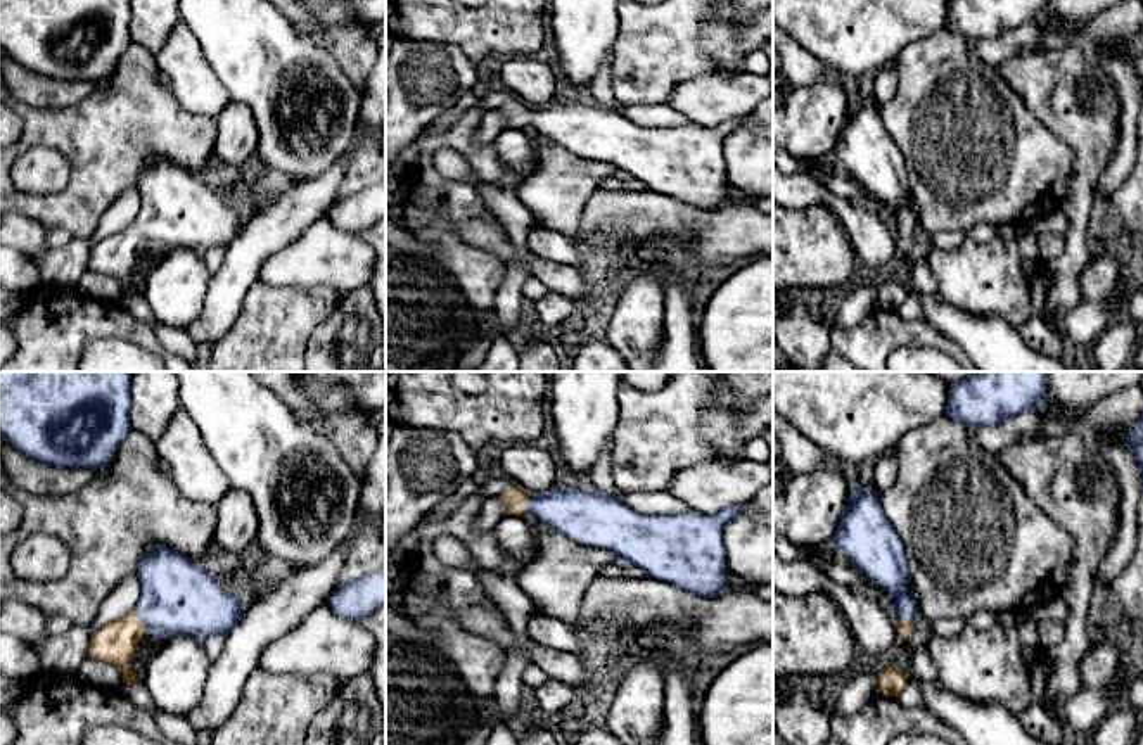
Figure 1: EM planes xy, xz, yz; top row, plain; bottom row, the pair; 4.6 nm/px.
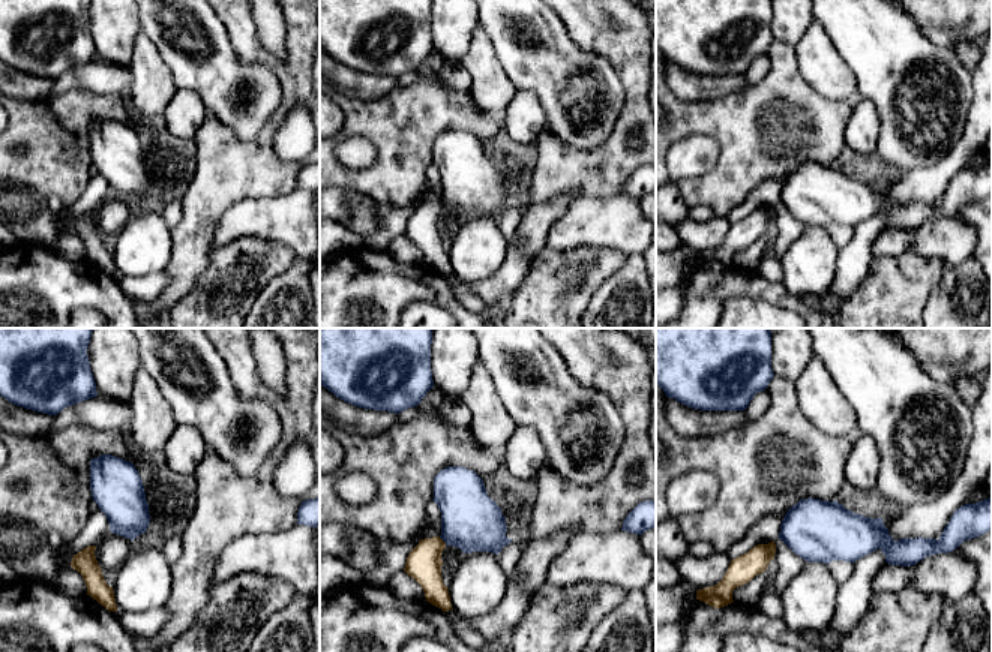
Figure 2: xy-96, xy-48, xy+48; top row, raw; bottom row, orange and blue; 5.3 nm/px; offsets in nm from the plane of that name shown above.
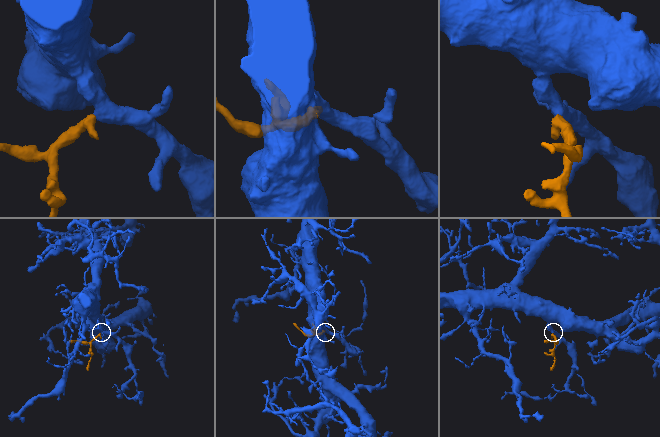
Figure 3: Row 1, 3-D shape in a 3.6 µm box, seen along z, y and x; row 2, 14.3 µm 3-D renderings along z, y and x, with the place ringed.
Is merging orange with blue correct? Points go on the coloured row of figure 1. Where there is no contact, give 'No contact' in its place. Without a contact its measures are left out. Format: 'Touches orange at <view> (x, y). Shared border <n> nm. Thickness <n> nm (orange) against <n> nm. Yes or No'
Touches orange at xy (140, 621). Shared border 110 nm. Thickness 190 nm (orange) against 360 nm. Yes

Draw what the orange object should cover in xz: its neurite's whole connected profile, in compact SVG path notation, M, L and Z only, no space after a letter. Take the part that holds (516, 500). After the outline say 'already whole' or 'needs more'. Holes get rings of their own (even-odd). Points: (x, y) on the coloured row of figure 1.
M559 486L533 494L510 487L498 498L507 515L527 512L579 546L609 551L619 562L643 569L647 577L702 598L728 593L723 529L749 508L745 503L712 515L695 510L645 515L619 496Z; needs more

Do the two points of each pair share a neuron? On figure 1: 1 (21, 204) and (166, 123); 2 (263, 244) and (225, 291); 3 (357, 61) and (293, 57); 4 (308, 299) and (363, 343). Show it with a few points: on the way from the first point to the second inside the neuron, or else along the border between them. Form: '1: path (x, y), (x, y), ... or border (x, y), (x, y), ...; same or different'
1: path (57, 204), (70, 204), (130, 144); same
2: path (251, 256), (234, 279); same
3: border (296, 28), (331, 50); different
4: border (343, 298), (313, 331), (306, 350); different

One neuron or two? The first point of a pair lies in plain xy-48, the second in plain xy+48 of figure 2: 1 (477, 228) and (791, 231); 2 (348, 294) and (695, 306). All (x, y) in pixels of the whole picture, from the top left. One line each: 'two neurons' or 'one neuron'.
1: two neurons
2: one neuron

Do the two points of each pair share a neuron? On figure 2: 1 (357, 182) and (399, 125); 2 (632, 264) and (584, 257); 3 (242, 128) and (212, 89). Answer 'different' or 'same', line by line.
1: same
2: different
3: same

